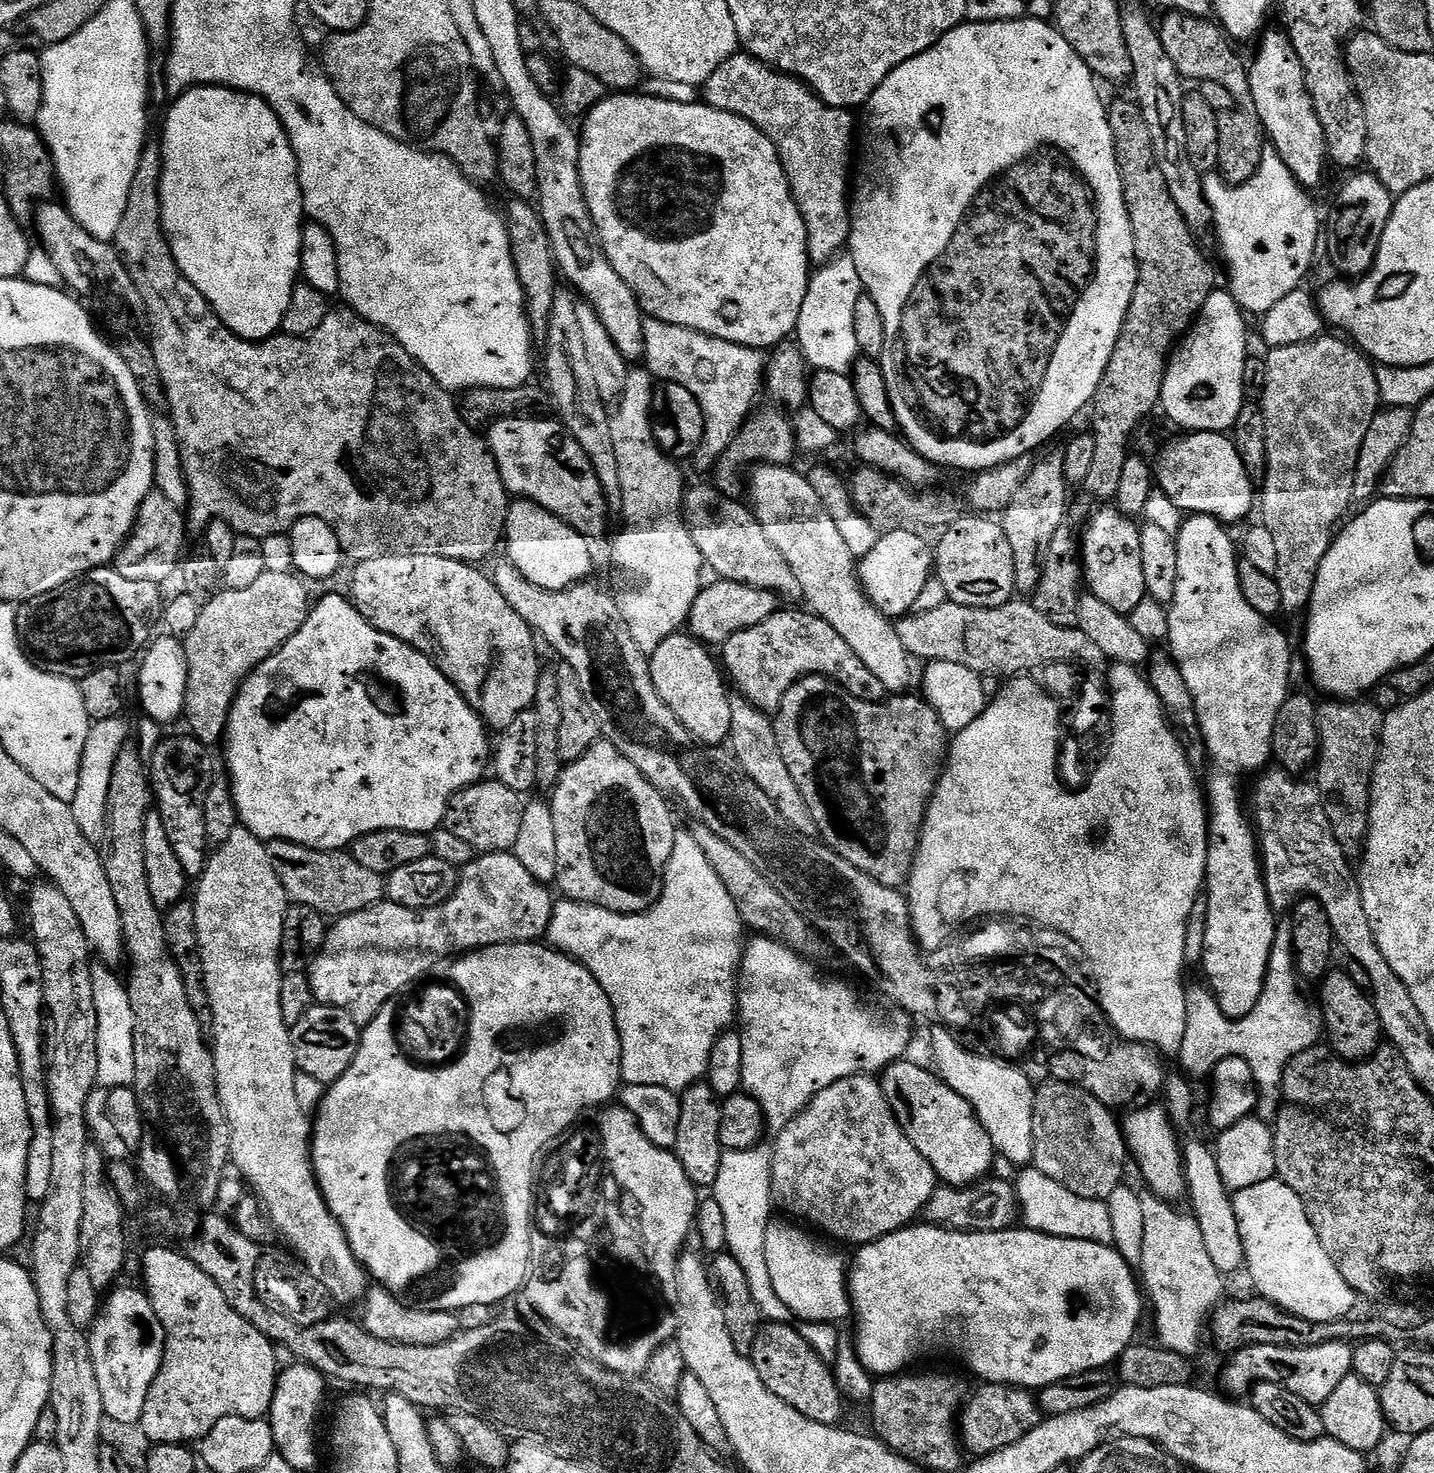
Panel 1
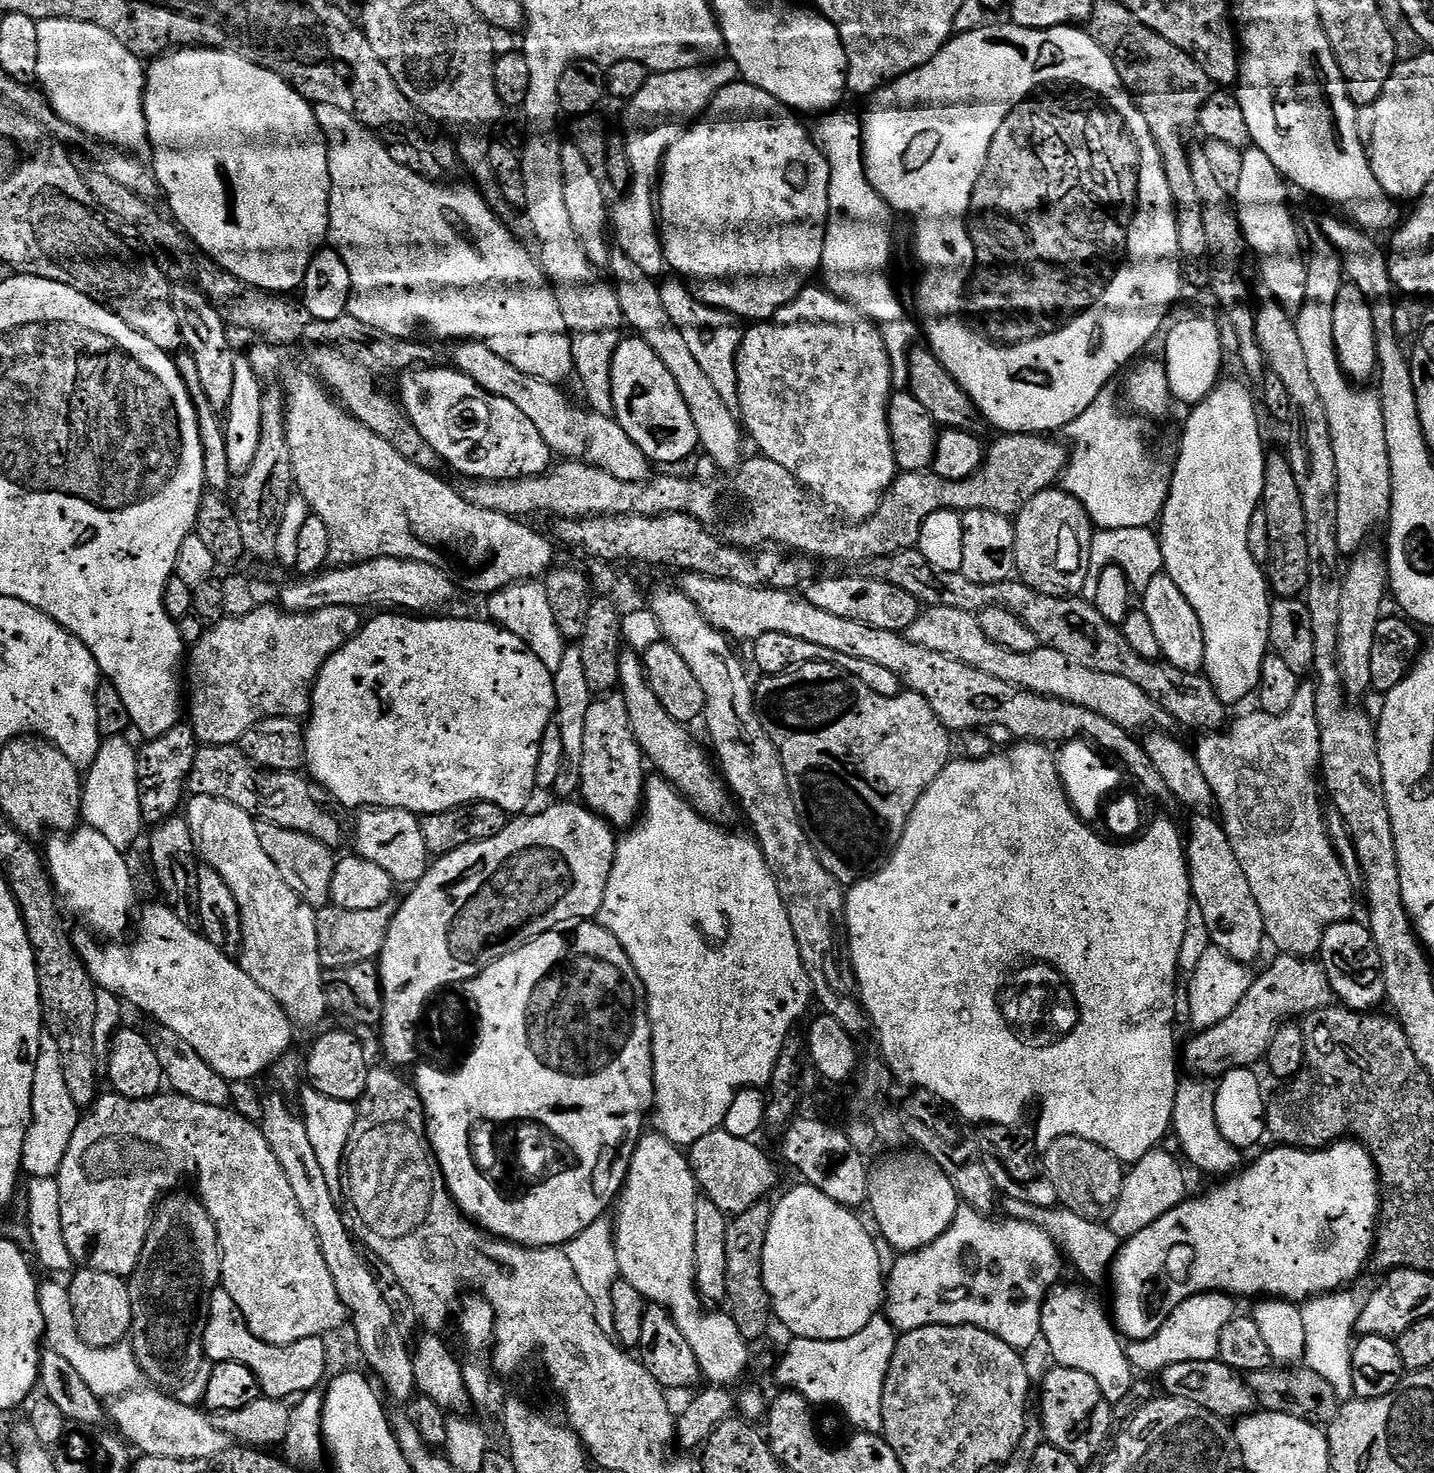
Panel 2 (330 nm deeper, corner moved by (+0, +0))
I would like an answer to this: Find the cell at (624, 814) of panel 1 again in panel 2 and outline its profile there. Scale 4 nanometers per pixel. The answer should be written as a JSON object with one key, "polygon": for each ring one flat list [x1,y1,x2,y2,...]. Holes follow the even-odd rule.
{"polygon":[[600,694,593,699,590,710,586,710,584,737,578,756,581,758,578,763,579,799,613,829,627,829,642,812,642,801,646,796,646,761,632,732,623,696]]}

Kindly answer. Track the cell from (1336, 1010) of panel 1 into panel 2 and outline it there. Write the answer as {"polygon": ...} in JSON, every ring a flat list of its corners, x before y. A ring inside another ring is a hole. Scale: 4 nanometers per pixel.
{"polygon":[[1359,919,1339,920,1322,934,1318,963,1324,969,1332,995,1343,1007,1354,1012,1371,1013,1385,1003,1382,982,1382,962,1378,958,1378,946,1374,946,1372,931]]}

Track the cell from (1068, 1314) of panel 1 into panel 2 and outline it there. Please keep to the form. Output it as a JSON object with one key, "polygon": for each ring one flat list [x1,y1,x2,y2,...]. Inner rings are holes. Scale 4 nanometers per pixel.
{"polygon":[[1351,1138,1338,1140,1326,1148,1309,1150,1307,1148,1290,1148,1287,1146,1272,1146,1269,1152,1264,1152,1248,1169,1245,1167,1239,1174,1227,1177,1217,1188,1209,1190,1205,1196,1185,1199,1183,1204,1174,1206,1162,1218,1158,1218,1146,1230,1127,1237,1120,1245,1120,1251,1110,1269,1112,1288,1116,1291,1116,1314,1114,1324,1121,1337,1132,1342,1148,1340,1170,1318,1170,1314,1182,1302,1191,1300,1194,1296,1202,1296,1205,1292,1227,1292,1233,1298,1254,1296,1253,1298,1275,1298,1293,1302,1307,1302,1313,1296,1322,1296,1326,1292,1338,1292,1347,1289,1360,1276,1364,1267,1369,1267,1372,1259,1372,1249,1376,1243,1376,1226,1380,1214,1380,1177,1376,1174,1376,1163,1361,1144]]}

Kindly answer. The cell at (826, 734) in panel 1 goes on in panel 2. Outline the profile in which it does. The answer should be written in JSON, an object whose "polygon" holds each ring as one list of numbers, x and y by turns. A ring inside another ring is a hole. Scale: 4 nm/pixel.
{"polygon":[[815,662,810,664,801,664,795,670,781,672,778,676,765,675,763,679,764,681,762,681,761,684,757,683,754,688,754,695,756,698,756,710,760,714,760,721,762,722,762,726,766,730,766,734,770,738,770,742,774,742,774,746,778,750,780,761,782,762,782,766,786,770,788,789,790,790,790,794,792,795,792,801,794,802,794,806,796,807,796,813,800,815,800,823,804,825,808,833,808,838,812,842,812,849,815,850,818,854,820,865,822,865,822,867,824,867,825,870,828,871,829,874,841,884,841,886,851,886,853,884,858,884,861,880,865,879,865,877,867,877,869,873,871,873,873,869,875,869,877,865,879,865,881,861,883,861,885,857,887,857,889,853,893,851,893,849,895,849,897,844,899,844,900,835,904,833,904,828,908,824,908,819,912,816,914,806,918,801,920,801,924,791,938,778,938,774,942,774,942,770,944,769,944,767,947,766,953,759,954,753,952,753,952,742,954,746,954,740,951,740,951,738,948,737,951,736,949,729,945,728,944,723,936,717,936,715,934,714,934,710,930,710,930,706,926,702,926,698,922,698,917,692,904,690,901,691,900,695,898,696,883,696,882,694,878,694,874,690,870,690,869,688,867,688,867,686,865,686,862,681,860,681,858,678,854,678,852,675,850,675,849,672,843,672,843,670,841,670,840,668,835,668,833,664,818,664]]}

